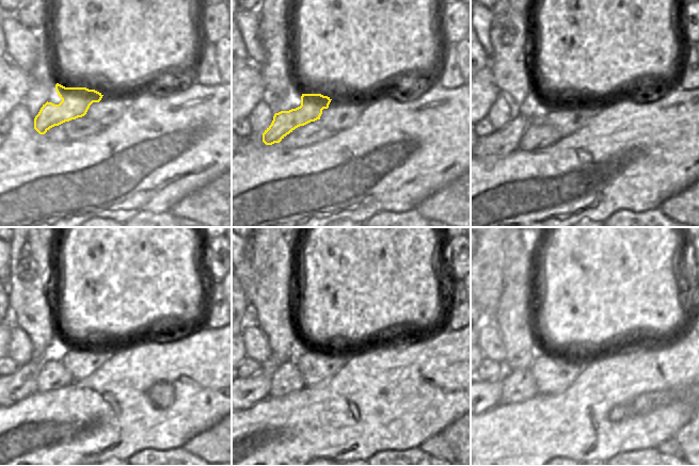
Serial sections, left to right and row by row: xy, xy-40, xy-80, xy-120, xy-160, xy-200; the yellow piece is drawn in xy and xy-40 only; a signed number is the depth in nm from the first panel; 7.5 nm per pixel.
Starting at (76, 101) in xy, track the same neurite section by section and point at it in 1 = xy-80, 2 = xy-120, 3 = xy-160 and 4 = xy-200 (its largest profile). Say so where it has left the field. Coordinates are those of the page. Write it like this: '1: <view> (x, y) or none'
1: xy-80 (502, 142)
2: xy-120 (20, 384)
3: xy-160 (256, 387)
4: xy-200 (492, 390)

